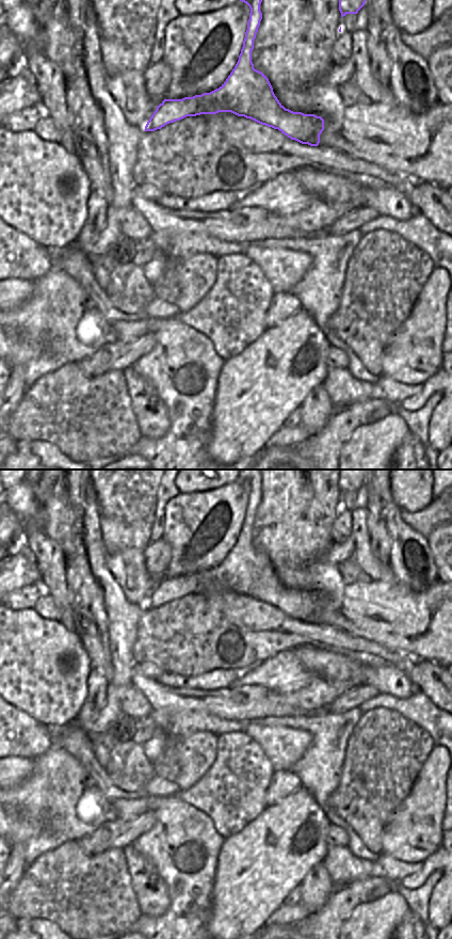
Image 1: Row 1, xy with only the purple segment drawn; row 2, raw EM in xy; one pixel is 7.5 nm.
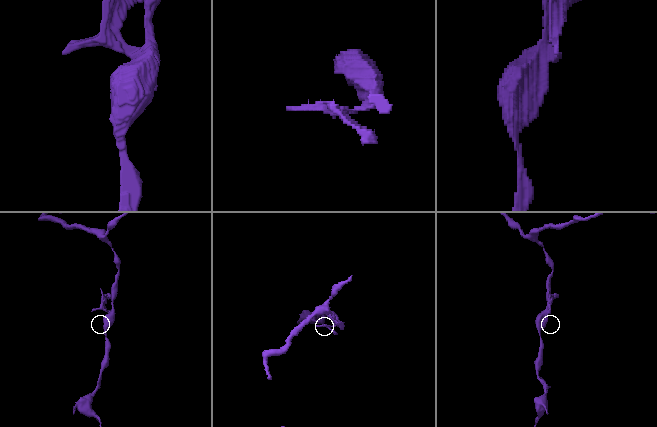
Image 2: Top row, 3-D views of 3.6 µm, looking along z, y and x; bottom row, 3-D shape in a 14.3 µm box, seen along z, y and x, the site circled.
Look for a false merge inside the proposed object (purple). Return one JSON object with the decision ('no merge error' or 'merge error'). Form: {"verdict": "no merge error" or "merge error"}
{"verdict": "no merge error"}

